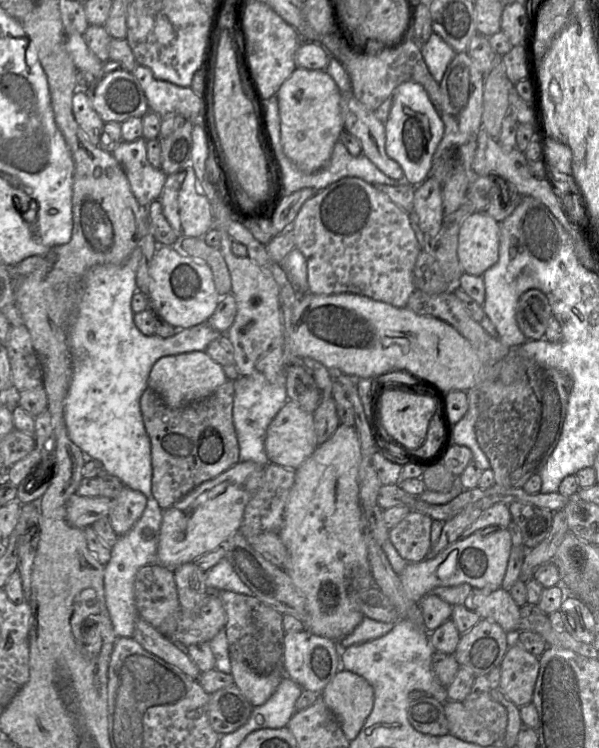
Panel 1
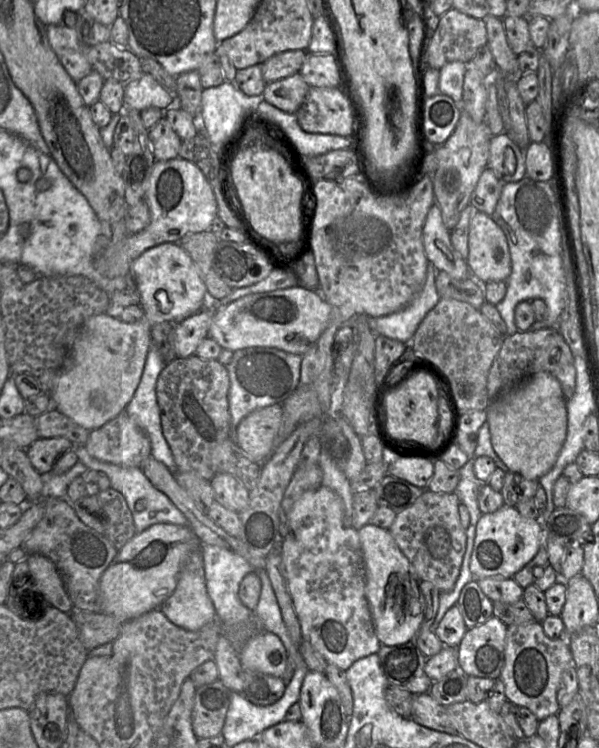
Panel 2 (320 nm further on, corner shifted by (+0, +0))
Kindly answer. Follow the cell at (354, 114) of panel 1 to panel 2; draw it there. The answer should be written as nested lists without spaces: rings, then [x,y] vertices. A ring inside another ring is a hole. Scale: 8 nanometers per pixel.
[[[307,51],[299,71],[310,87],[336,87],[338,72],[331,53],[310,53]]]

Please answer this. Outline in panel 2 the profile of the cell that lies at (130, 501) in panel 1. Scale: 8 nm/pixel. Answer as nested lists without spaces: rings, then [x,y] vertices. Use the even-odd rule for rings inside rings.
[[[125,412],[91,430],[84,447],[100,461],[125,467],[141,468],[151,452],[149,438]]]

